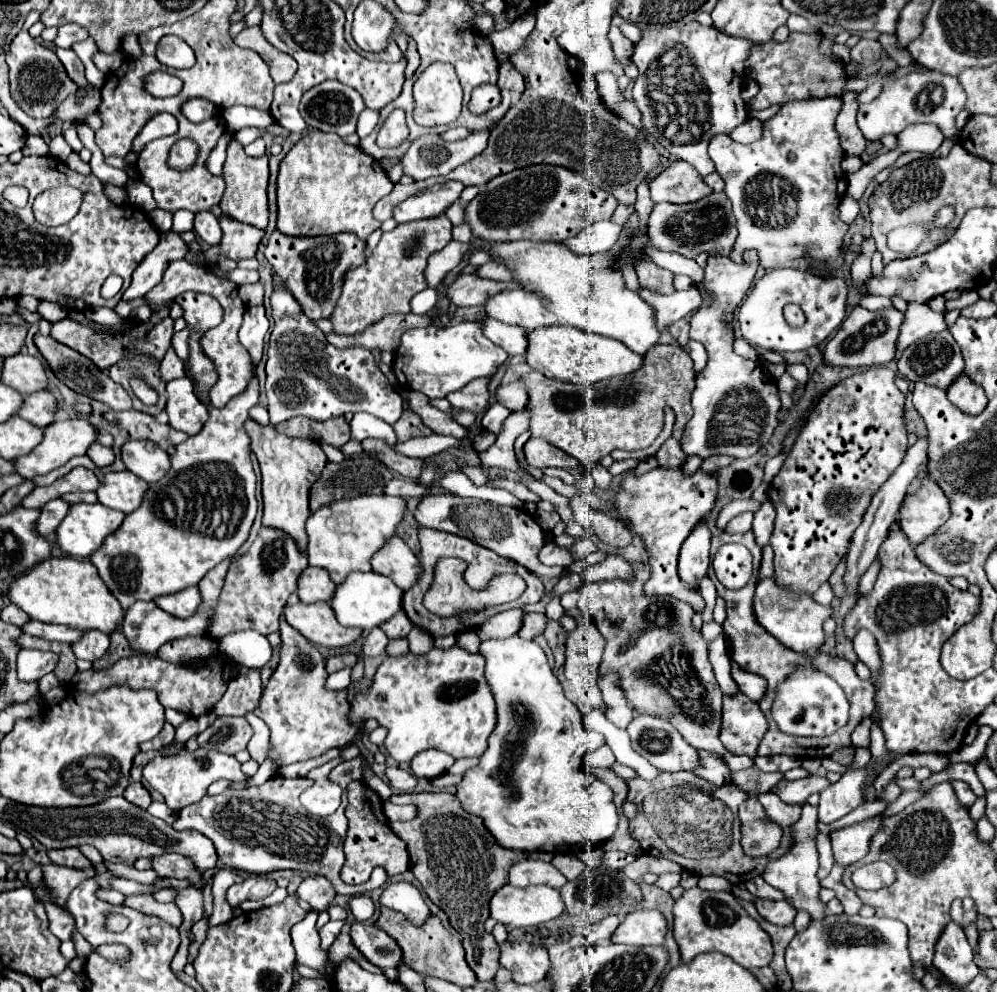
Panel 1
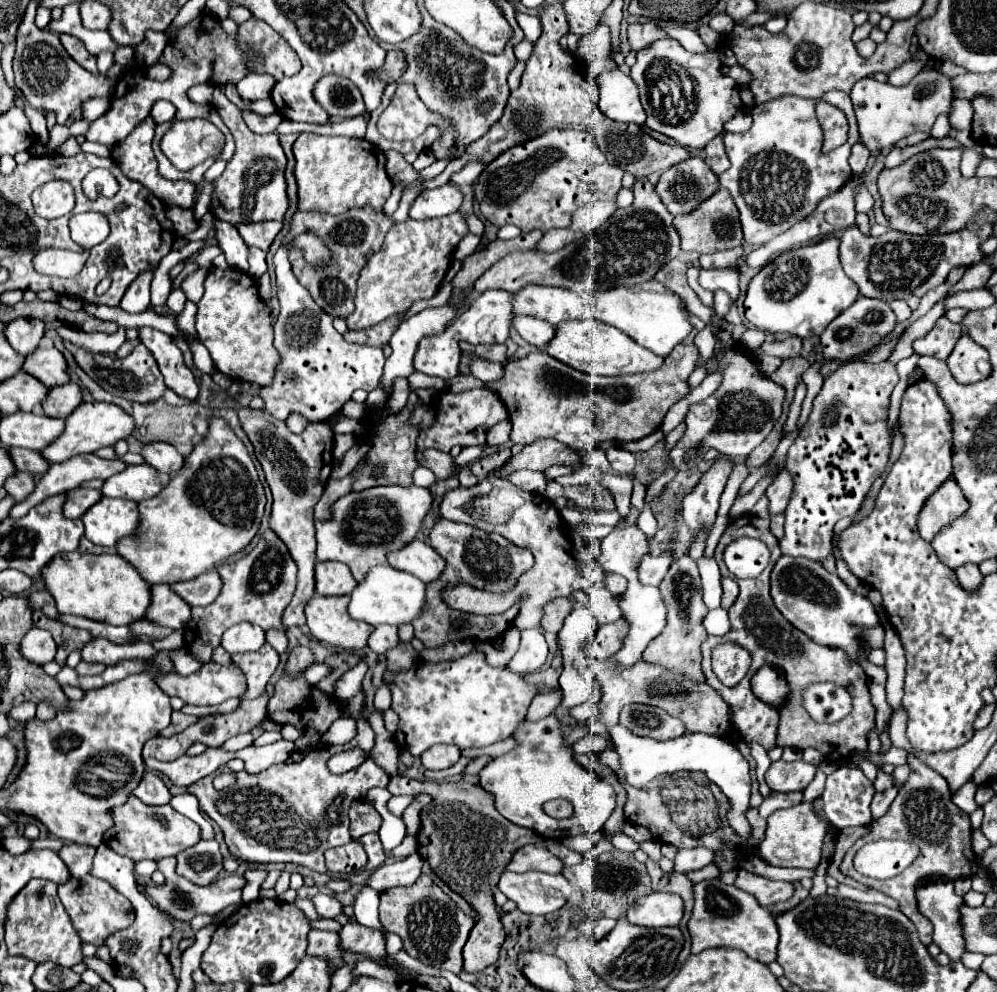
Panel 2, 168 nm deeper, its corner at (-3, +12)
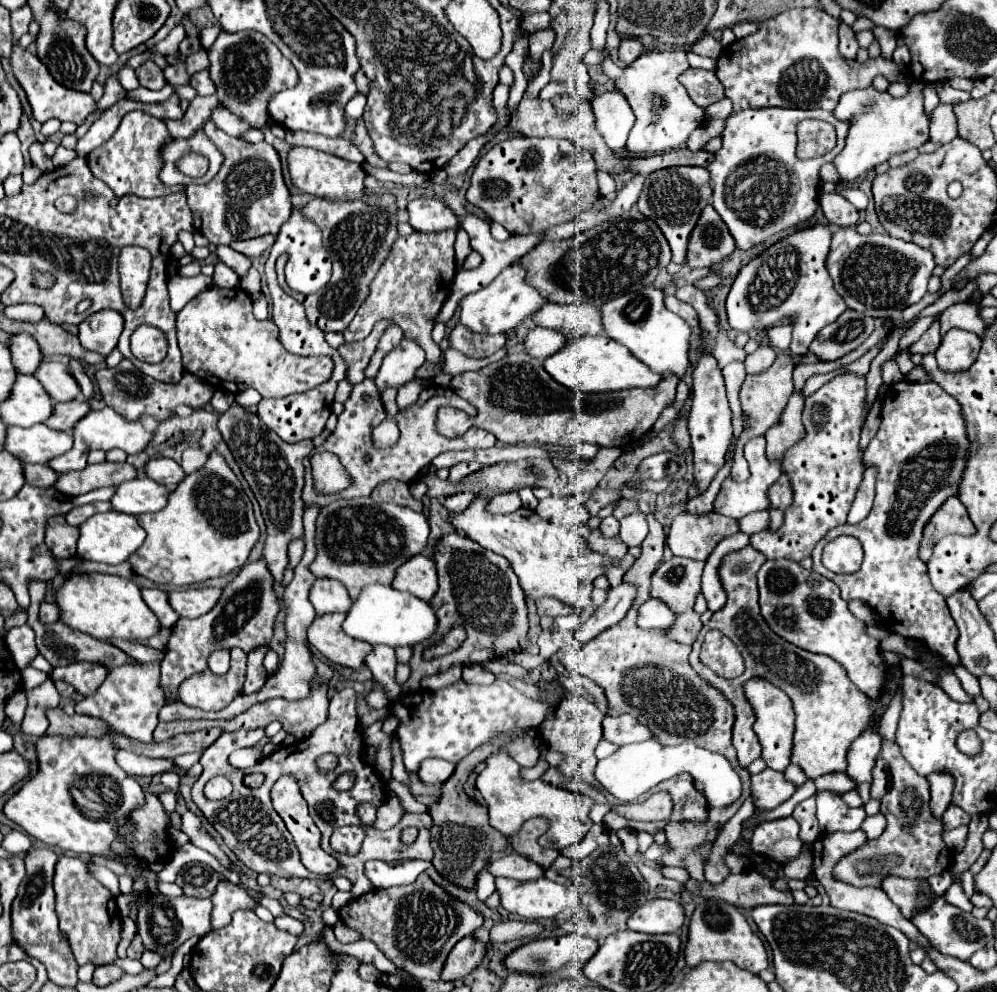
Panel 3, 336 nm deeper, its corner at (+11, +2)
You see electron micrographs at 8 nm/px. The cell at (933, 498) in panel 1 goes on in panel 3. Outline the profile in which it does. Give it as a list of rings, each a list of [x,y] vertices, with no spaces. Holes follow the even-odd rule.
[[[950,497],[936,513],[934,517],[926,523],[924,529],[924,539],[920,545],[920,559],[928,561],[932,557],[932,549],[934,543],[940,541],[940,537],[950,535],[950,533],[958,533],[958,535],[972,535],[976,533],[966,507],[962,505],[962,501],[958,497]]]

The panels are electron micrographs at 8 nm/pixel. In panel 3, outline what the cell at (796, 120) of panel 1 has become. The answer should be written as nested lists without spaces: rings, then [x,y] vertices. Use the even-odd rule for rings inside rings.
[[[744,109],[724,119],[724,145],[716,153],[716,161],[708,165],[714,189],[712,207],[728,225],[740,249],[750,249],[770,235],[796,227],[814,215],[818,209],[818,171],[840,153],[848,127],[850,123],[838,121],[824,109]],[[804,119],[820,119],[834,125],[838,143],[828,155],[810,161],[796,157],[796,125]]]

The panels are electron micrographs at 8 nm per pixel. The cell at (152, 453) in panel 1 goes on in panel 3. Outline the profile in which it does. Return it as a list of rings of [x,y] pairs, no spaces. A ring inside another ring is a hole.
[[[150,459],[146,465],[146,475],[168,489],[174,489],[186,477],[184,469],[174,459]]]

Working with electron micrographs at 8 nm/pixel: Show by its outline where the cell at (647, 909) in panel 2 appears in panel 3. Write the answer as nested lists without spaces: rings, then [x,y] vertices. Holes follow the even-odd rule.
[[[650,899],[628,921],[628,929],[642,933],[678,933],[684,925],[684,907],[672,899]]]

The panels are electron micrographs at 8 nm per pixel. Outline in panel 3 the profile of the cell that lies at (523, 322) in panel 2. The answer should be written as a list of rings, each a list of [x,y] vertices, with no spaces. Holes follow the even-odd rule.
[[[544,327],[532,329],[524,339],[526,353],[536,359],[546,359],[546,357],[558,353],[564,345],[566,345],[566,337],[562,333],[556,333],[552,329],[544,329]]]

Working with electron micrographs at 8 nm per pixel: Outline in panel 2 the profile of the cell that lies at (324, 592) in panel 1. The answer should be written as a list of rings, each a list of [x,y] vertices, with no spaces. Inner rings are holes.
[[[338,561],[316,563],[316,593],[318,595],[350,595],[356,579],[350,569]]]

